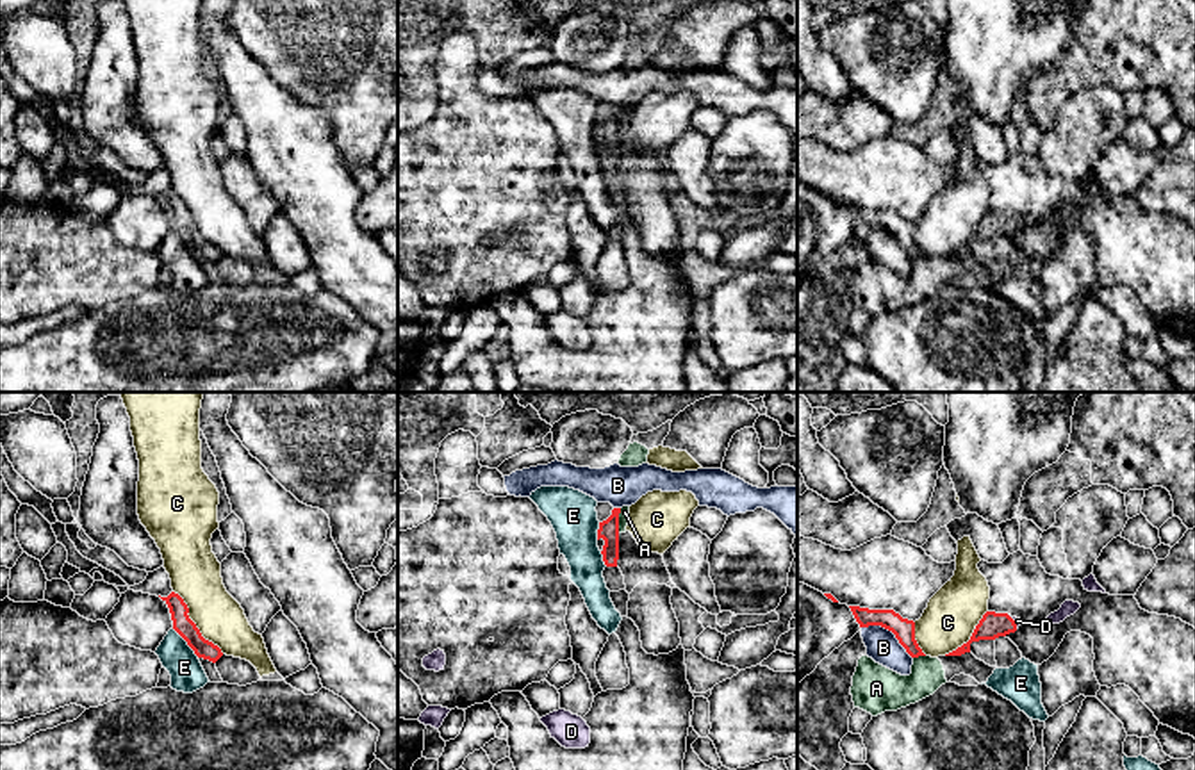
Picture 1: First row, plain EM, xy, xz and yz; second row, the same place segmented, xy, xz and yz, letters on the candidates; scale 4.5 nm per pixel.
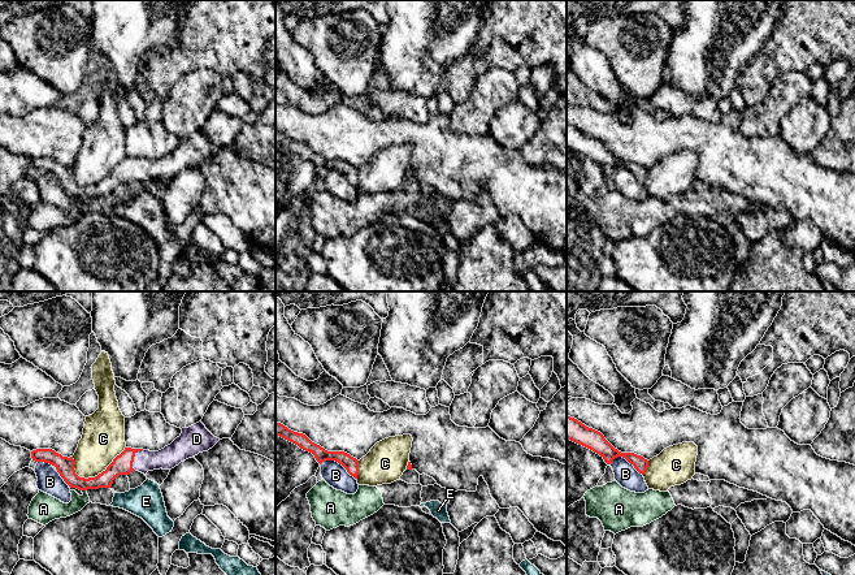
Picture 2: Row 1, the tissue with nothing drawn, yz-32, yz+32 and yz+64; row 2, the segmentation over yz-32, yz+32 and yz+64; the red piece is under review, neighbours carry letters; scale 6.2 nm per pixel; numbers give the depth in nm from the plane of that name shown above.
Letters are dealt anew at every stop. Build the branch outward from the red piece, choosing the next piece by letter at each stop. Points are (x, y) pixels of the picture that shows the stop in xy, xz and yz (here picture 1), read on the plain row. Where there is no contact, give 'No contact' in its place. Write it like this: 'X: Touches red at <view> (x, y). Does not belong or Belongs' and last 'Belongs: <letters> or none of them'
A: Touches red at xz (618, 122). Does not belong
B: Touches red at yz (890, 230). Does not belong
C: Touches red at xy (195, 225). Does not belong
D: Touches red at yz (1013, 223). Belongs
E: Touches red at xy (186, 241). Does not belong
Belongs: D

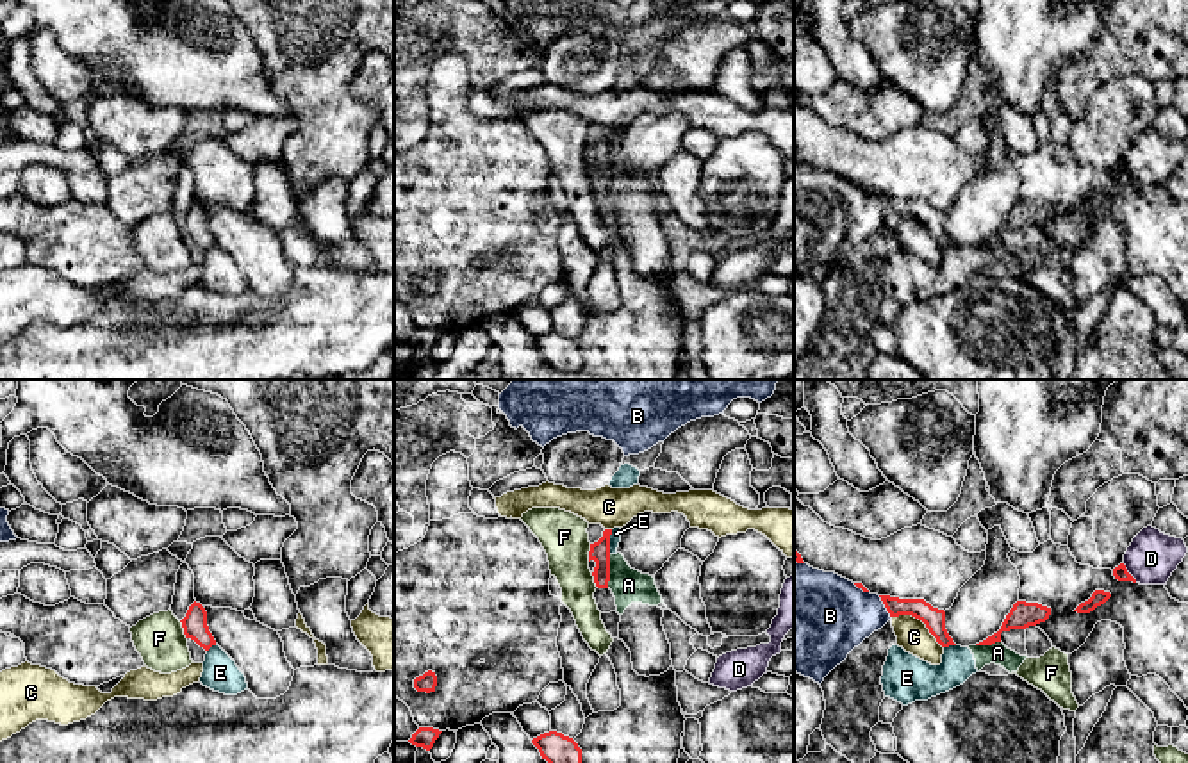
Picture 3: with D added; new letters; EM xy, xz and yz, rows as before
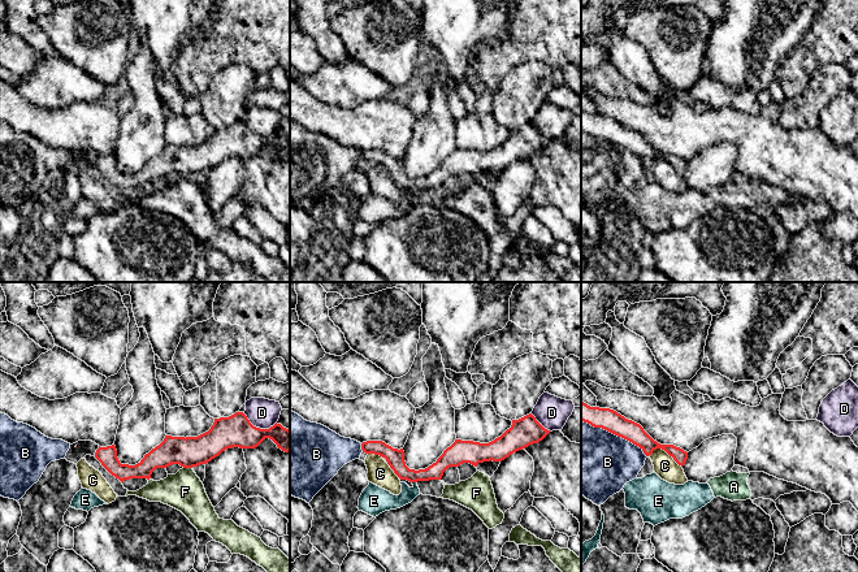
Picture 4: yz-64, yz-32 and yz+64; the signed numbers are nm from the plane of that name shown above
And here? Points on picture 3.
A: Touches red at xz (609, 172). Does not belong
B: Touches red at yz (885, 207). Does not belong
C: Touches red at yz (921, 220). Does not belong
D: Touches red at yz (1128, 173). Does not belong
E: Touches red at xz (609, 143). Does not belong
F: Touches red at xy (184, 230). Does not belong
Belongs: none of them

